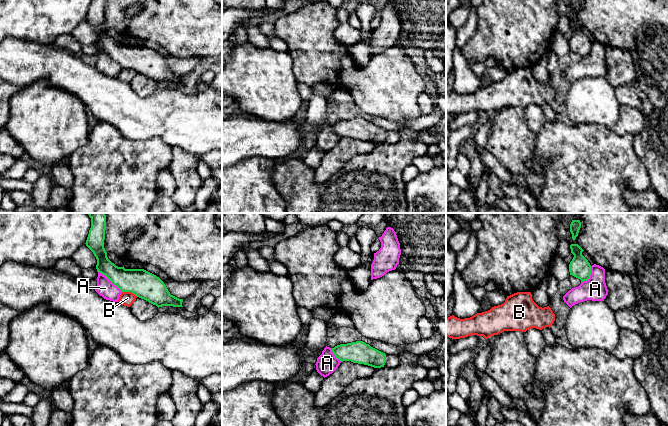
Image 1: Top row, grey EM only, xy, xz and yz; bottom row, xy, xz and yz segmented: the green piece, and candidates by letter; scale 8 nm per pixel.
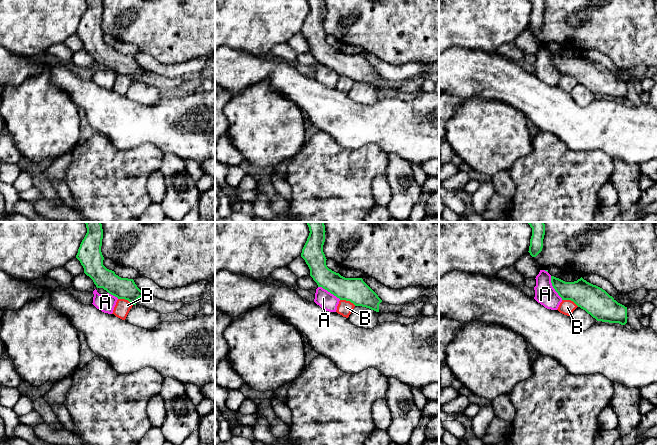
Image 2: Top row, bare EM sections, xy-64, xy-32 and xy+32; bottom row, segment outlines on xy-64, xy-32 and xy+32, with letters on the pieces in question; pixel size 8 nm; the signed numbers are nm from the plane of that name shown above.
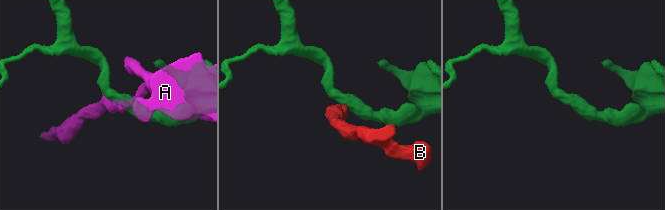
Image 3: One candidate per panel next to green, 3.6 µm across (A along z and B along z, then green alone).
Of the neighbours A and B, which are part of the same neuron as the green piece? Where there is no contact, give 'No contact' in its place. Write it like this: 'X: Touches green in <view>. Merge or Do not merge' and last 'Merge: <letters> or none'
A: Touches green in xy. Do not merge
B: Touches green in xy. Do not merge
Merge: none

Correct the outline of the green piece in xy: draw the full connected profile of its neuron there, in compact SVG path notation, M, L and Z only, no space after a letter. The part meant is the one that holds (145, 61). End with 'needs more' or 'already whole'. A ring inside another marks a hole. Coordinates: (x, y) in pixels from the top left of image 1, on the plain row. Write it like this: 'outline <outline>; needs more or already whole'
outline M91 0L86 22L97 35L96 45L105 51L122 68L132 68L137 73L156 81L183 83L183 75L170 70L164 58L144 45L125 45L112 39L104 24L106 0Z; already whole

